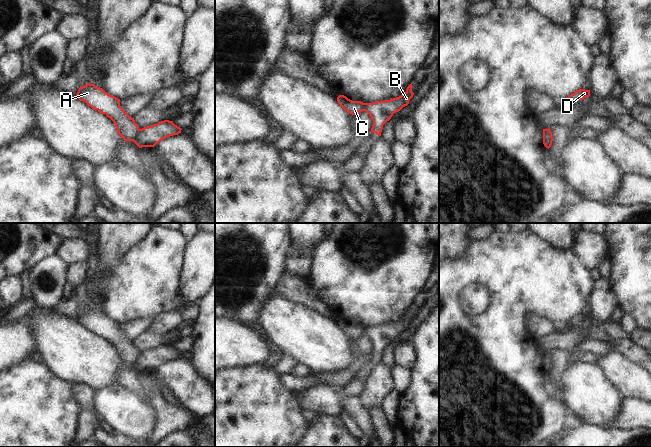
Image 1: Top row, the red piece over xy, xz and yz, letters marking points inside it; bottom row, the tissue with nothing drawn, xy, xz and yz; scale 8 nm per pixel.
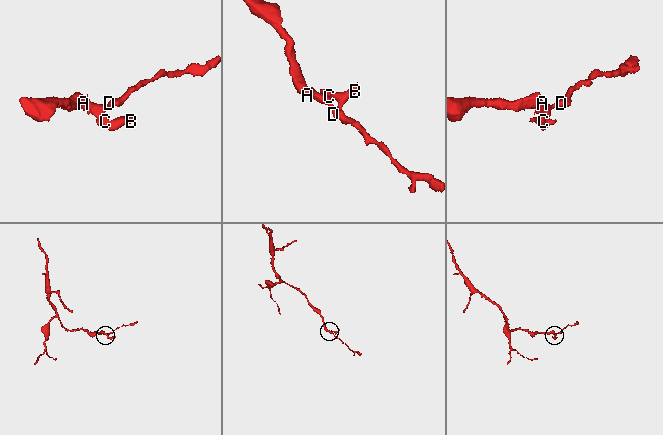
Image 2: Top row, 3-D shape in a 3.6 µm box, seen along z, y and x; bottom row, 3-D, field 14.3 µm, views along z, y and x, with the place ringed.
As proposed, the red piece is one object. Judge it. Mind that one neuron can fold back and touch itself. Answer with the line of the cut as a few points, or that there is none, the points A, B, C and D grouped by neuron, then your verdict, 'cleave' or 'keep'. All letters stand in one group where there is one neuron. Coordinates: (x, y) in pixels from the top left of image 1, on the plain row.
cut in xy along (139, 353), (132, 364); A C D / B; cleave

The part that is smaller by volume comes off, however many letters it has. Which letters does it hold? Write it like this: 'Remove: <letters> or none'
Remove: B

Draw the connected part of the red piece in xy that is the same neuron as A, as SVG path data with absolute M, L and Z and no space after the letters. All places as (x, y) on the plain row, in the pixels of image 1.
M87 307L76 318L80 325L85 325L92 333L110 342L124 365L133 365L139 356L134 342L120 330L120 323L108 318L102 312Z

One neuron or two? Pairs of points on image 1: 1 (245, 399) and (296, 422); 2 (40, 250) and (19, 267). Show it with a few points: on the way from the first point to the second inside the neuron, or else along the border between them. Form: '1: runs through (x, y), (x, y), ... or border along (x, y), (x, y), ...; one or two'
1: runs through (258, 412), (265, 419), (273, 422), (283, 422); one
2: runs through (34, 253), (28, 255), (22, 261); one

